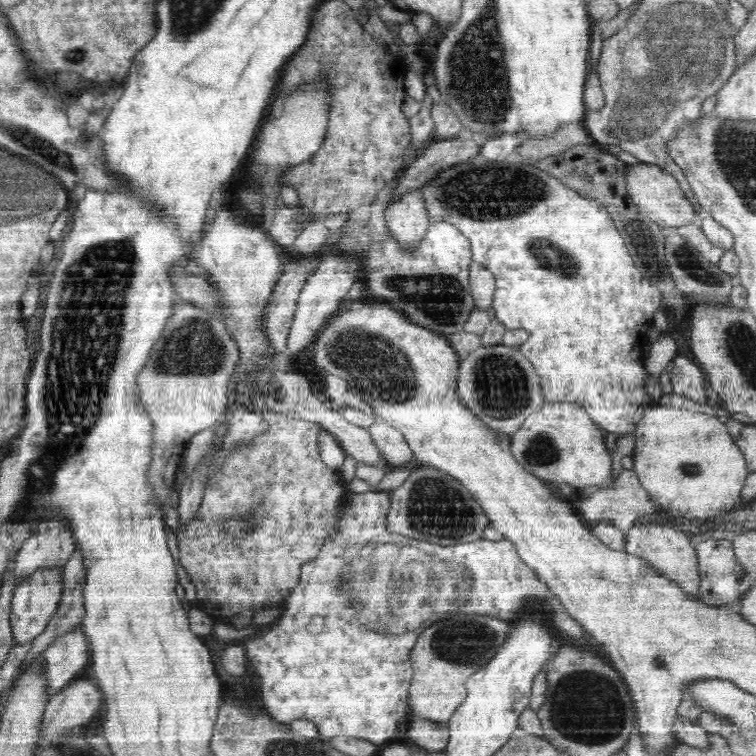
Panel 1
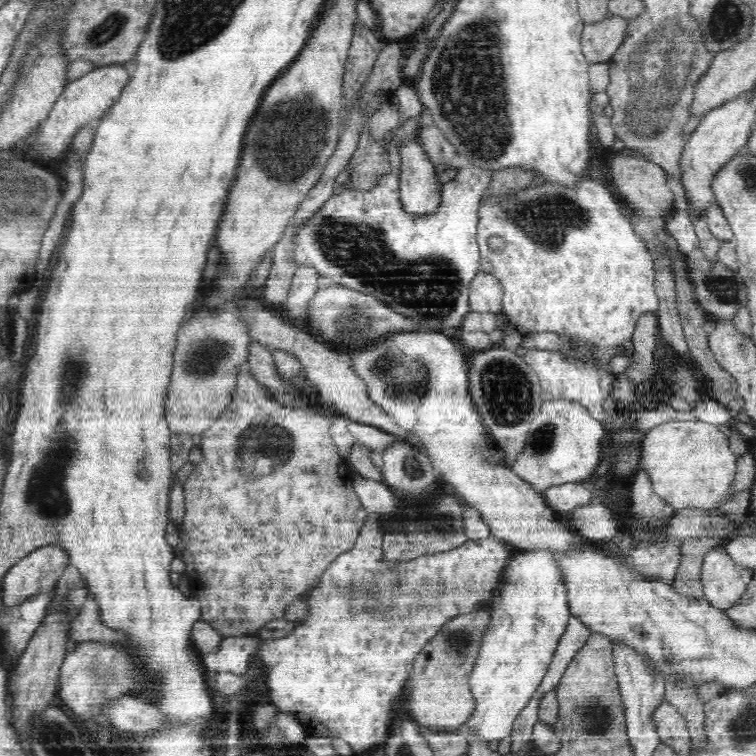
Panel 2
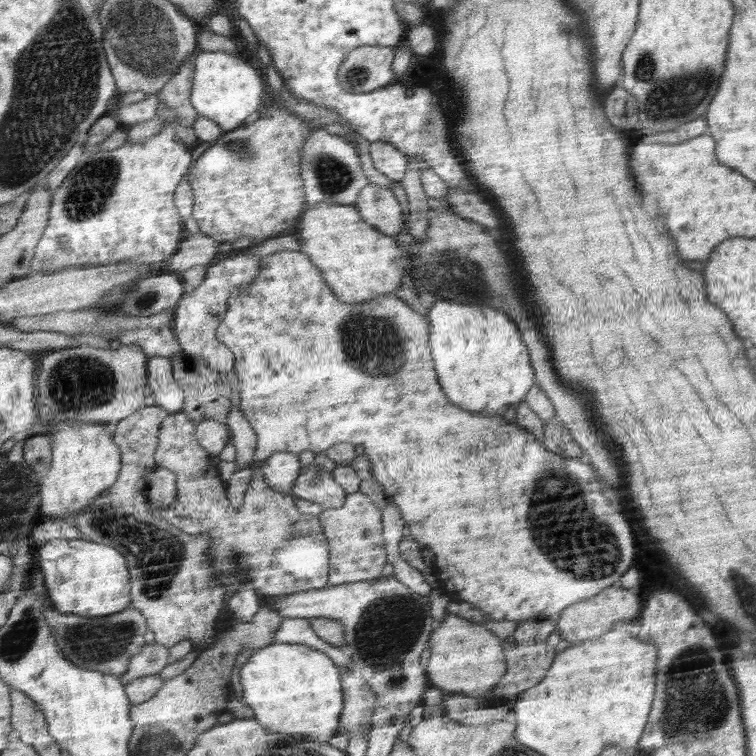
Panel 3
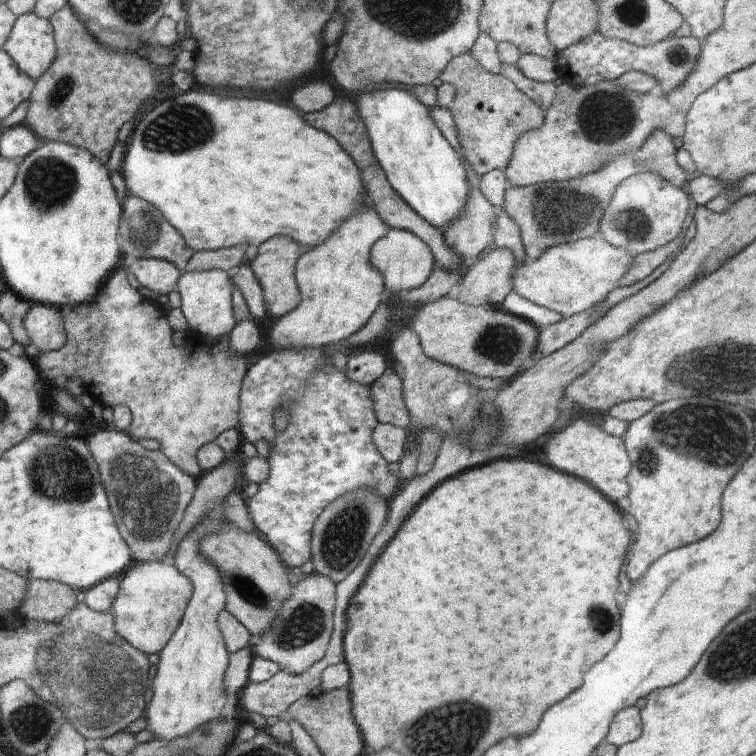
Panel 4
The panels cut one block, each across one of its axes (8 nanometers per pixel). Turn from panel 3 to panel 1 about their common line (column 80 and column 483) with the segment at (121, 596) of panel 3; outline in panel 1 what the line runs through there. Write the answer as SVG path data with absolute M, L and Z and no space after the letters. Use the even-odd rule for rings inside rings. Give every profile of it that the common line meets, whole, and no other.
M369 491L361 494L352 493L346 506L343 508L346 513L344 519L339 524L340 529L332 534L332 537L326 540L320 554L312 562L306 562L306 566L302 566L300 570L300 578L296 587L294 587L286 602L283 602L282 614L272 623L272 627L268 632L264 632L260 638L249 639L242 642L246 649L248 665L254 668L258 676L260 676L262 699L264 710L278 722L290 723L296 718L302 718L314 722L319 734L326 738L334 738L334 736L352 736L352 738L364 738L370 740L374 744L382 744L384 740L390 740L396 730L398 730L398 722L404 718L406 710L408 710L408 696L410 678L412 678L413 669L410 663L410 653L414 643L417 641L418 635L432 622L442 620L446 616L454 616L454 614L470 614L470 612L478 612L478 614L486 614L486 616L494 616L494 618L502 618L502 620L514 620L518 618L518 614L522 614L522 610L526 610L526 606L541 606L545 610L545 614L549 614L550 622L553 622L555 636L561 639L566 645L588 644L593 647L594 651L601 654L602 648L592 640L587 632L582 628L578 621L566 612L558 597L550 592L548 585L545 585L535 573L531 570L518 555L516 545L504 538L499 541L478 540L478 542L465 542L464 544L454 546L442 546L430 544L424 541L403 537L402 535L391 533L386 529L386 520L388 510L390 510L389 492L386 491Z

